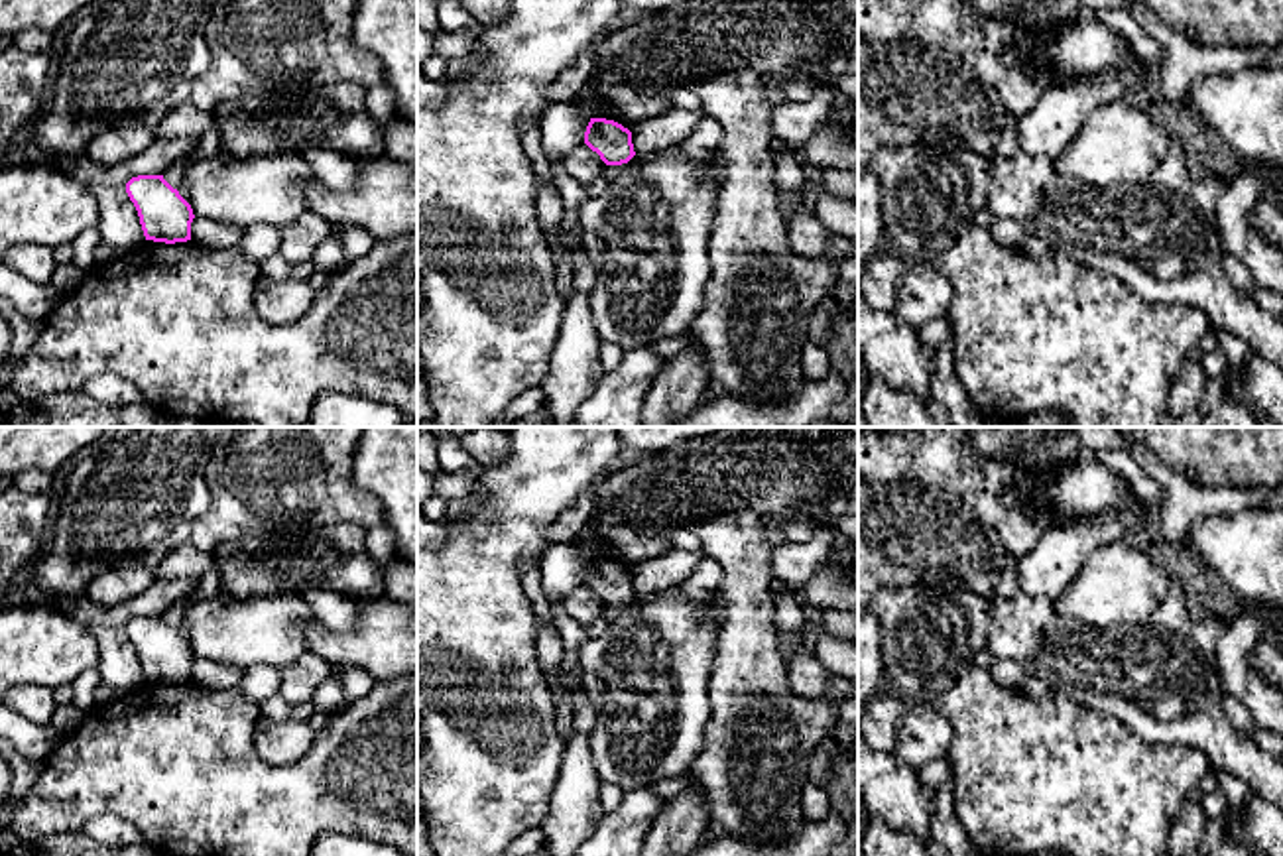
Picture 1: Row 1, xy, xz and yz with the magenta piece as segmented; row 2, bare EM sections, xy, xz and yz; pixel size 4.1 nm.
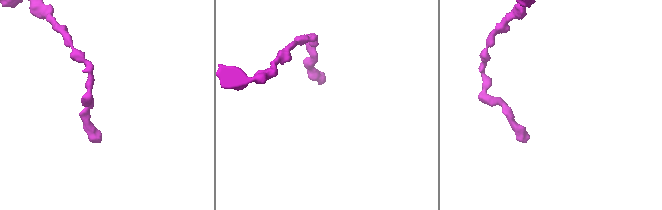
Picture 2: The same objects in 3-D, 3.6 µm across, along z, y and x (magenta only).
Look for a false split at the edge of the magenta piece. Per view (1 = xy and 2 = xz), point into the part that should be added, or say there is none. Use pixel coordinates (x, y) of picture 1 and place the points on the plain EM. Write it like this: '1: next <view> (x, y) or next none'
1: next none
2: next none

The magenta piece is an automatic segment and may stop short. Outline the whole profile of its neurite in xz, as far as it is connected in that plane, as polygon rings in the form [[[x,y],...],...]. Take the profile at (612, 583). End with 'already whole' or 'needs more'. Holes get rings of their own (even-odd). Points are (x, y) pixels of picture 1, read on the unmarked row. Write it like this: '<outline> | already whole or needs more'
[[[590,559],[584,584],[596,592],[606,606],[622,606],[636,596],[632,573],[606,559]]] | already whole

